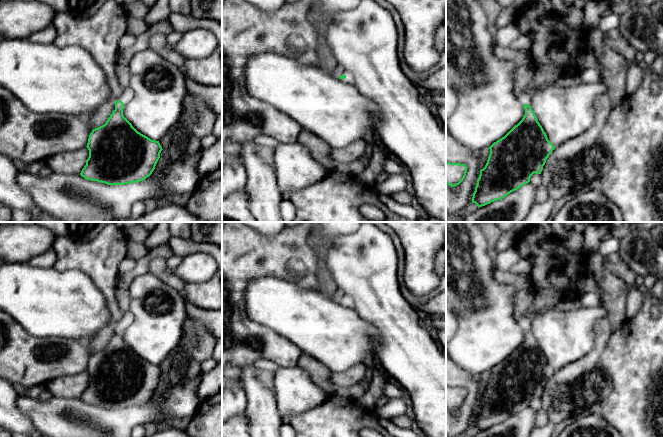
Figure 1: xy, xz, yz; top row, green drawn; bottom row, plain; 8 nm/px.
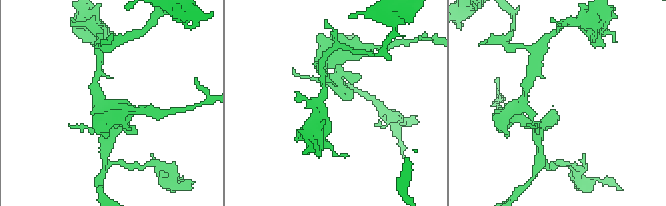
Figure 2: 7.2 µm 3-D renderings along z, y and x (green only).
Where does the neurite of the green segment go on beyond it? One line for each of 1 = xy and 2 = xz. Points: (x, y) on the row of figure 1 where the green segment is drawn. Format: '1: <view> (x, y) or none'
1: xy (127, 95)
2: xz (349, 78)

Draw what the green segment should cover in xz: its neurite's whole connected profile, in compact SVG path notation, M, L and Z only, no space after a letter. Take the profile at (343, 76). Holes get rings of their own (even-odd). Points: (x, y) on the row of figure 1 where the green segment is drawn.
M340 71L339 78L345 82L354 85L354 76L351 72L348 71Z

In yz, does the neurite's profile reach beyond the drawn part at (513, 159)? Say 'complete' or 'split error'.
split error

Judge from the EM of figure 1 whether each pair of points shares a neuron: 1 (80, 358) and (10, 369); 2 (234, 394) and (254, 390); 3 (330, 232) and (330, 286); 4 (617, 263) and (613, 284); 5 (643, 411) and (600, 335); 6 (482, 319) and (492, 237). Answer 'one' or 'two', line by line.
1: one
2: two
3: one
4: two
5: two
6: two

